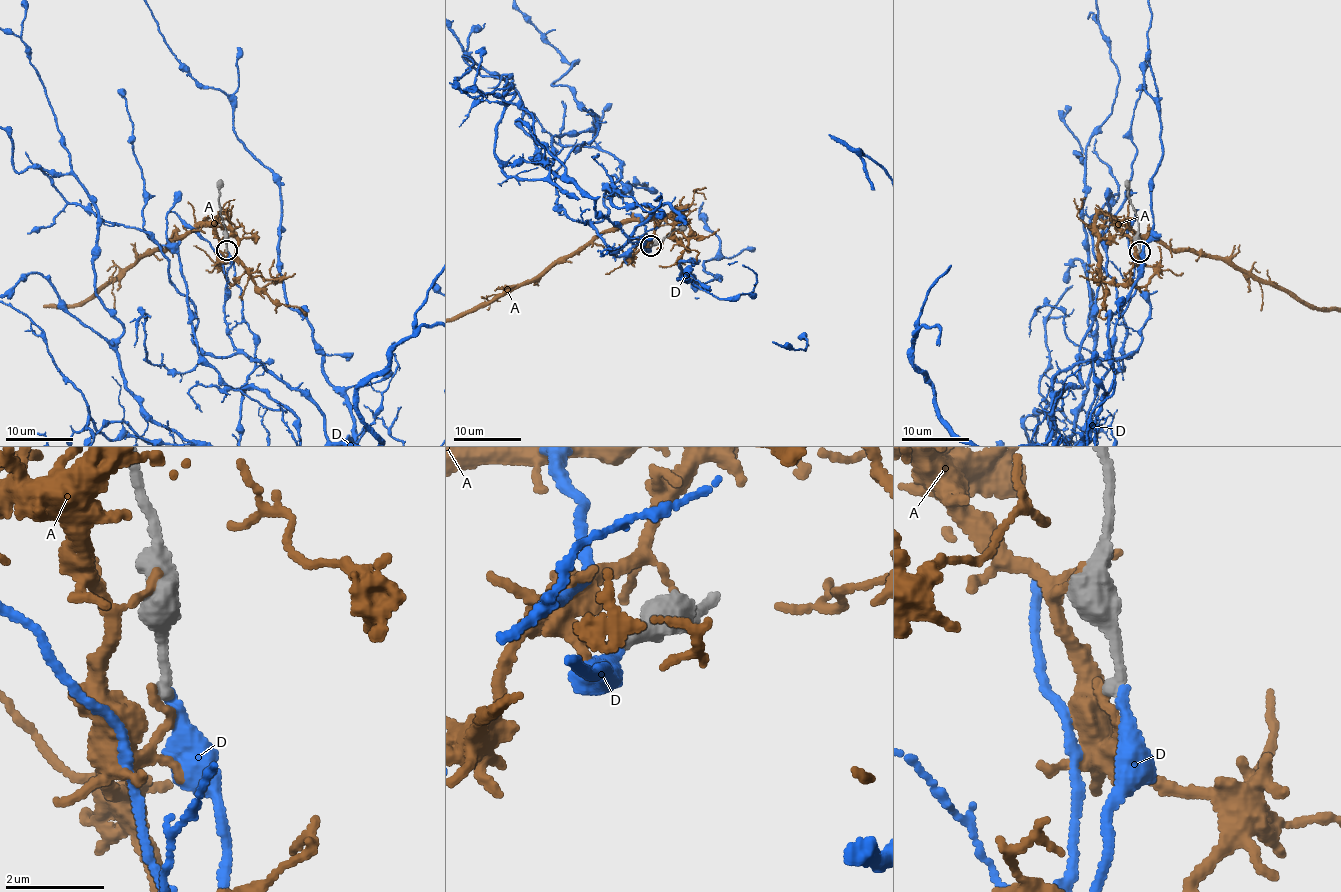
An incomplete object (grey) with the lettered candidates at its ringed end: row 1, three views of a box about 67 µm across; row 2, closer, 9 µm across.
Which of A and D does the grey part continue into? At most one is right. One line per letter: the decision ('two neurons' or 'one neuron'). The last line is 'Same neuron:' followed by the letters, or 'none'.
A: two neurons
D: one neuron
Same neuron: D

